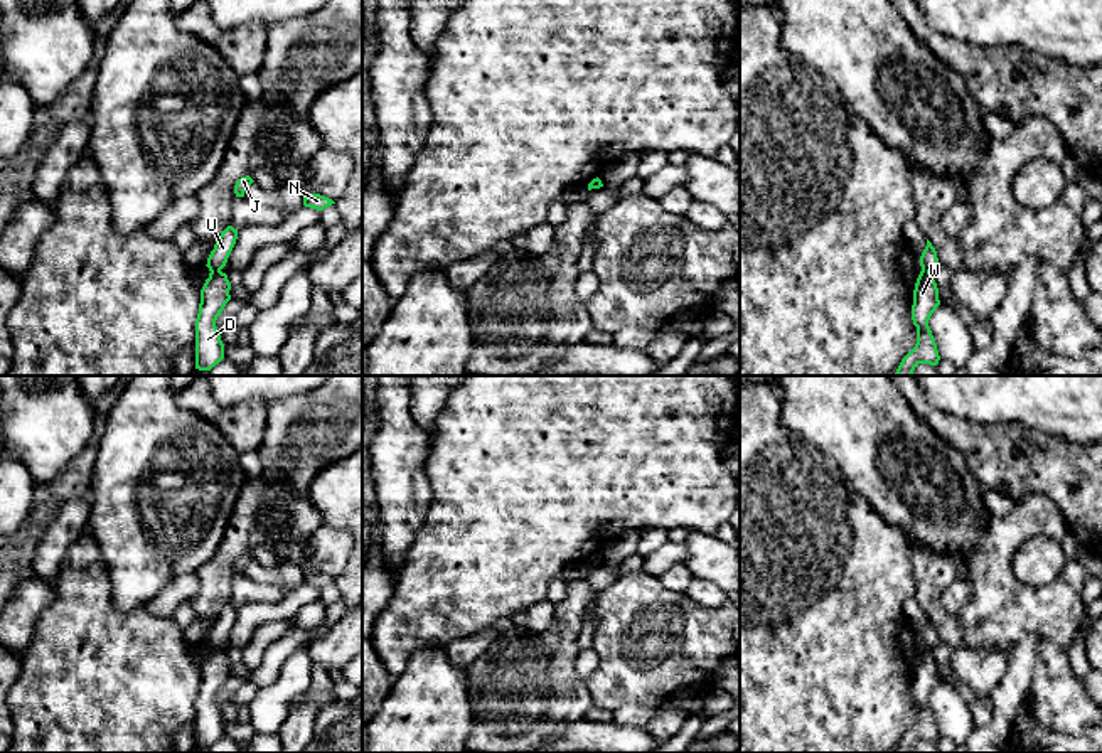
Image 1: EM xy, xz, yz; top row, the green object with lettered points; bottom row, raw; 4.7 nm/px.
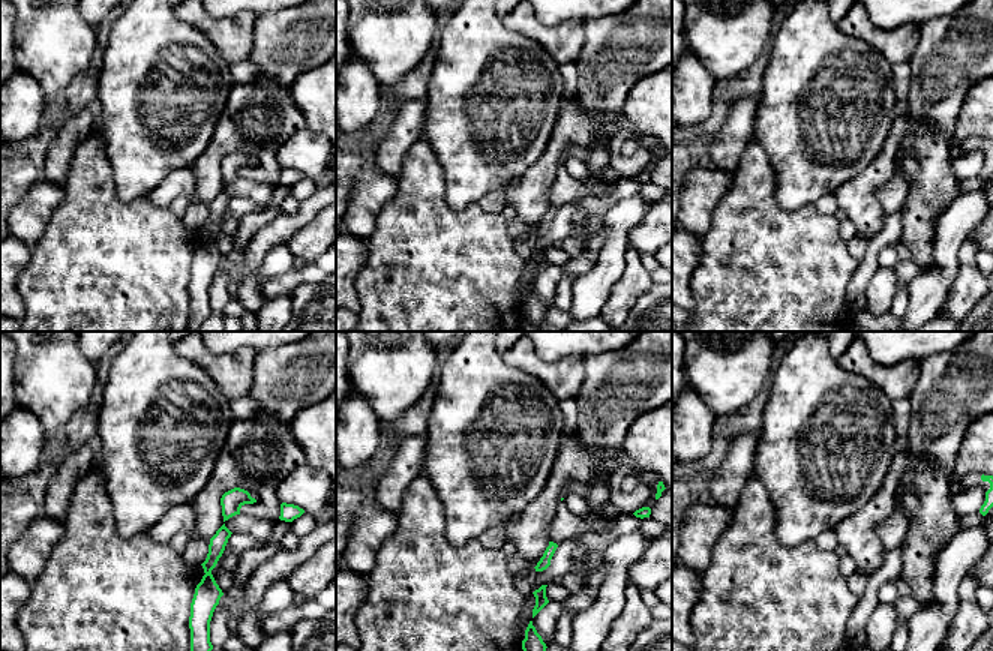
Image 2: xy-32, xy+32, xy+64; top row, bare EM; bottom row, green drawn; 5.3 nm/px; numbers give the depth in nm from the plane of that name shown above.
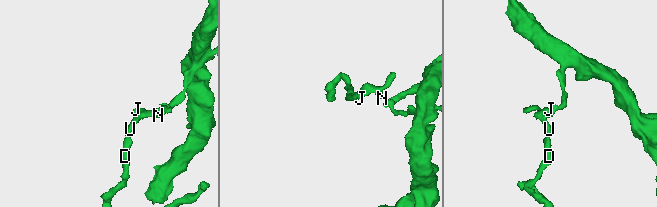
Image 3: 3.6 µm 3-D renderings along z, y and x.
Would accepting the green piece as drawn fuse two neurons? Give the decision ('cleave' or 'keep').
cleave

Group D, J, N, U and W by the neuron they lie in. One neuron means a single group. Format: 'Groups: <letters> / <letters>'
Groups: D W / J N U

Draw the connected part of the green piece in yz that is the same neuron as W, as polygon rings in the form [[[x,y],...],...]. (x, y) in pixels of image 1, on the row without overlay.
[[[922,647],[915,660],[912,682],[912,697],[917,704],[917,721],[901,736],[895,753],[912,753],[918,741],[939,741],[940,733],[932,708],[928,704],[928,697],[939,682],[940,677],[937,660],[930,649]]]

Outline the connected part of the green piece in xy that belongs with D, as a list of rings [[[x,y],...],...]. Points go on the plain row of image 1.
[[[222,649],[209,650],[202,667],[195,696],[195,746],[211,748],[224,736],[224,721],[216,697],[231,677],[231,660]]]

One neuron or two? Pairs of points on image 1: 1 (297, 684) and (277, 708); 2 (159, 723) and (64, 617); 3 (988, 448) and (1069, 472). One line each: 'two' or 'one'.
1: one
2: one
3: one

